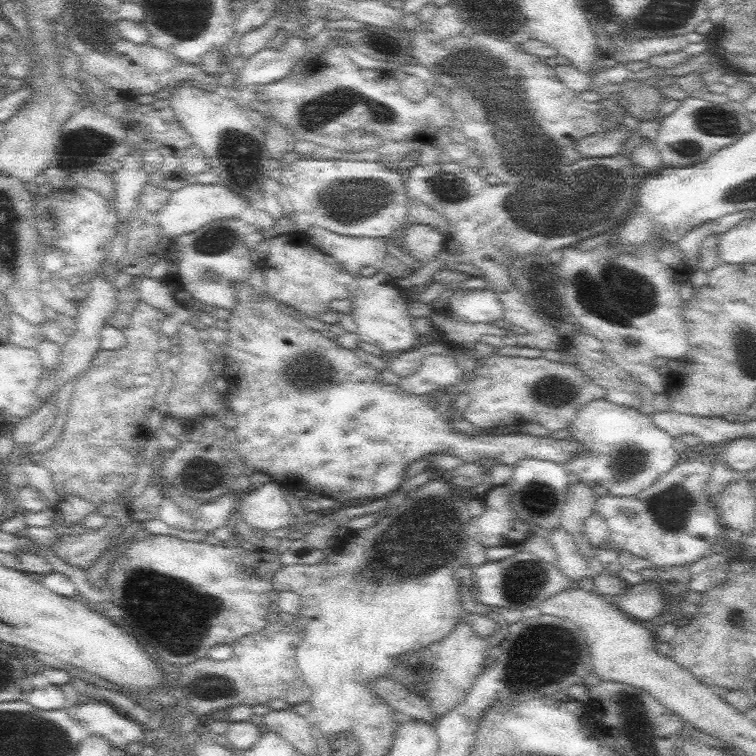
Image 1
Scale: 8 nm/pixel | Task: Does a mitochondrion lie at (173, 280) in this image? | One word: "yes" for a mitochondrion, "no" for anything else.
no

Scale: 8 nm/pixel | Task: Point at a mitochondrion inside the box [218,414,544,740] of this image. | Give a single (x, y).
(416, 547)

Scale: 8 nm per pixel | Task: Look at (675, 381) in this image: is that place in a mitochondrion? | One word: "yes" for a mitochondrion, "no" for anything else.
no

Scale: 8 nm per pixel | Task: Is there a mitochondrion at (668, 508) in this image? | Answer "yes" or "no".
yes

